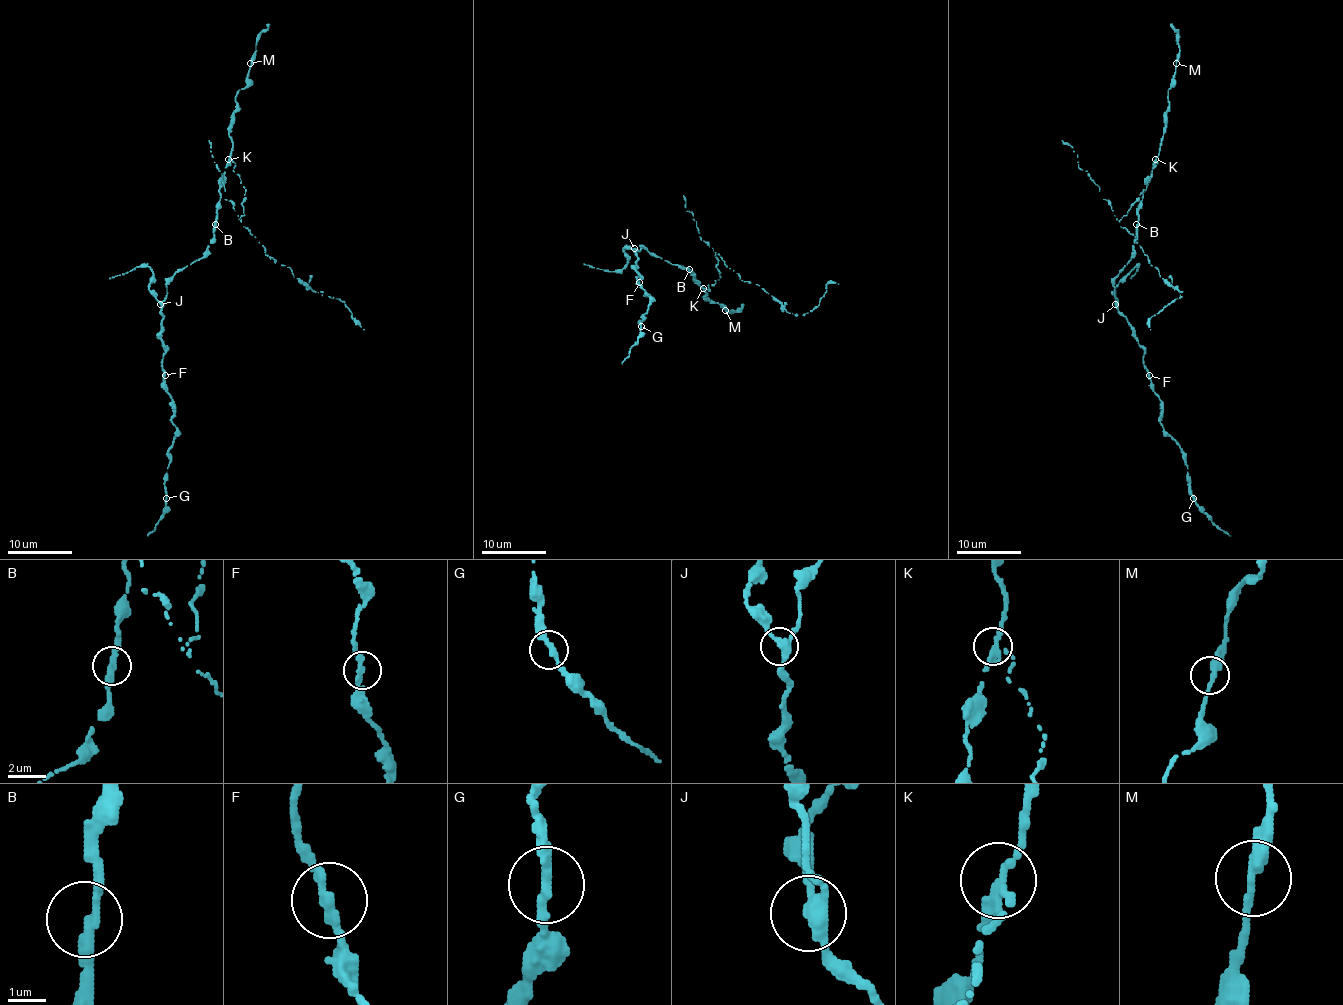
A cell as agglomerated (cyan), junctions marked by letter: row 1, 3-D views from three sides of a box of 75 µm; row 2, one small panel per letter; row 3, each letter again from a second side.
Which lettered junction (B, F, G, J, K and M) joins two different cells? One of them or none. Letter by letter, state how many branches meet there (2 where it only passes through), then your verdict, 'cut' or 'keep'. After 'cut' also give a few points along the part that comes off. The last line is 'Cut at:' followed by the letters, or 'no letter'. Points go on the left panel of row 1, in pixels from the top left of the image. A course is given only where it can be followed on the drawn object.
B: branches 2; keep
F: branches 2; keep
G: branches 2; keep
J: branches 3; keep
K: branches 3; cut; course (228, 160), (245, 189), (244, 226), (266, 255), (315, 292), (342, 301), (363, 330)
M: branches 2; keep
Cut at: K

